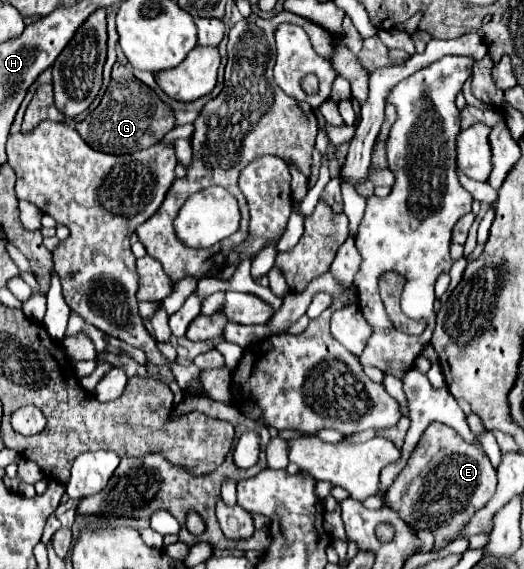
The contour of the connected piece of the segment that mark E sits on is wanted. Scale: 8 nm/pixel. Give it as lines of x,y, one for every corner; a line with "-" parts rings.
433,422
411,452
407,466
387,490
399,494
395,498
391,496
387,506
395,508
401,518
417,526
417,530
431,528
435,534
433,550
441,550
447,544
447,538
455,538
461,532
461,526
465,526
465,522
489,502
495,486
497,474
487,454
481,448
467,444
453,428

